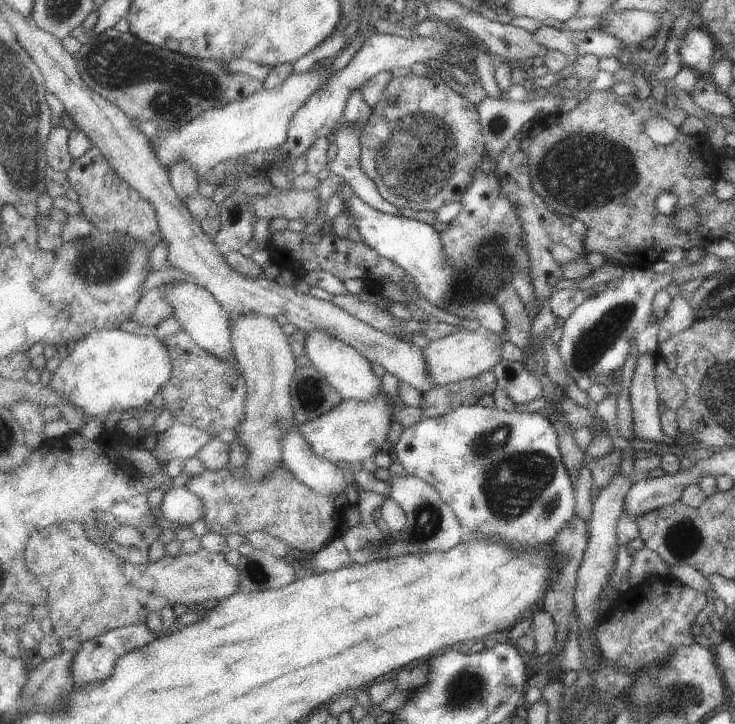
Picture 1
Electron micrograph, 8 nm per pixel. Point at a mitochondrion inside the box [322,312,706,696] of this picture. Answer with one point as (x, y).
(517, 483)

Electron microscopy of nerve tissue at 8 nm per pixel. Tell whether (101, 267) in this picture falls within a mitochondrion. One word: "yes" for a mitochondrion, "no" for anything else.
yes

